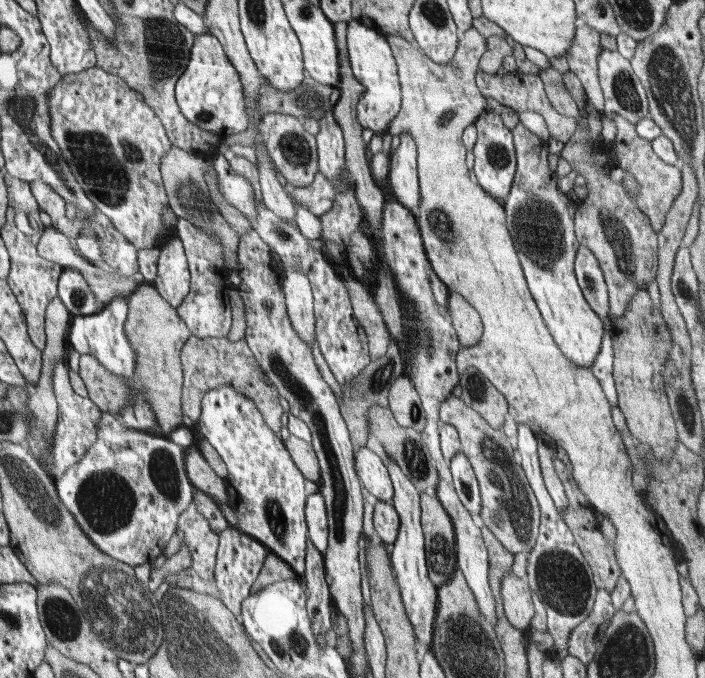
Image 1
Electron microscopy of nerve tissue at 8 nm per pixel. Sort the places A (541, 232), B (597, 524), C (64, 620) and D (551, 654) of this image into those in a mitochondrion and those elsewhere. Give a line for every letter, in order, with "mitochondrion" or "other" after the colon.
A: mitochondrion
B: other
C: mitochondrion
D: other

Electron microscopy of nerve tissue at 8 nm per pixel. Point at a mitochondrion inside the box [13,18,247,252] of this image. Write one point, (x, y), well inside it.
(104, 165)

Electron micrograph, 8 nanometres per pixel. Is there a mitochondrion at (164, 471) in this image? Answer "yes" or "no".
yes

